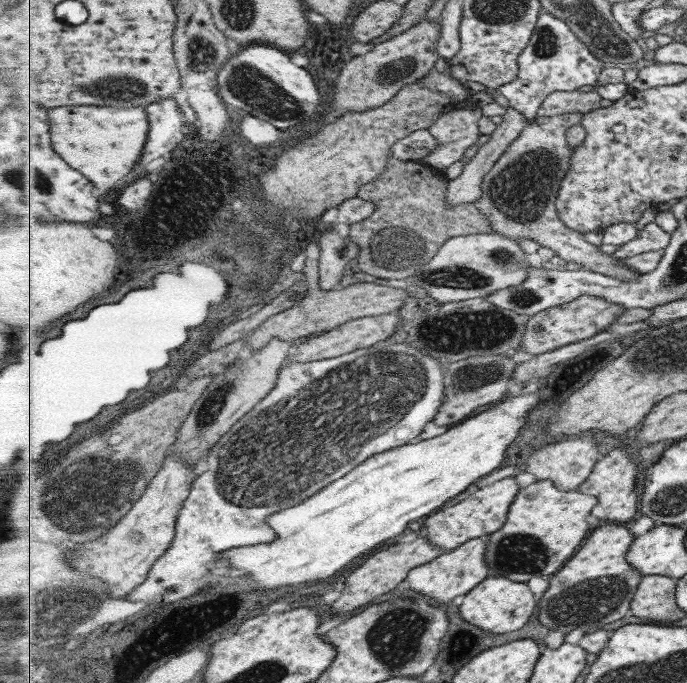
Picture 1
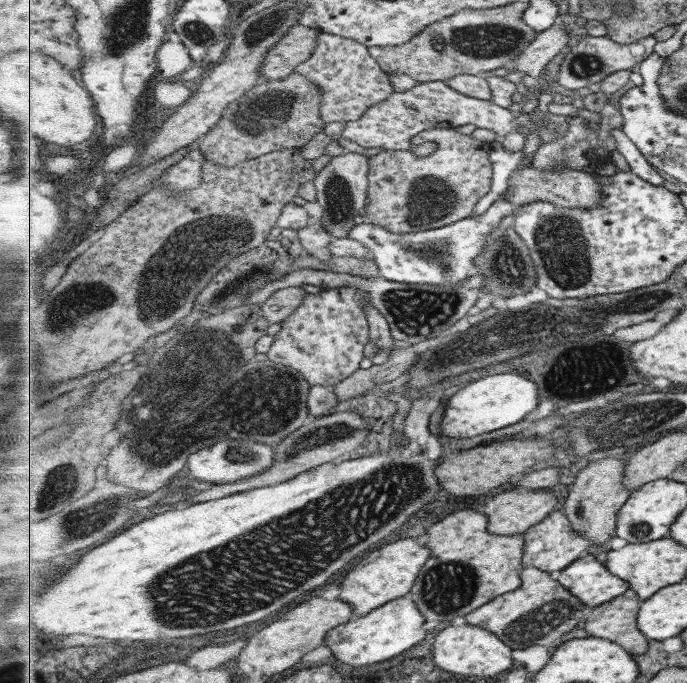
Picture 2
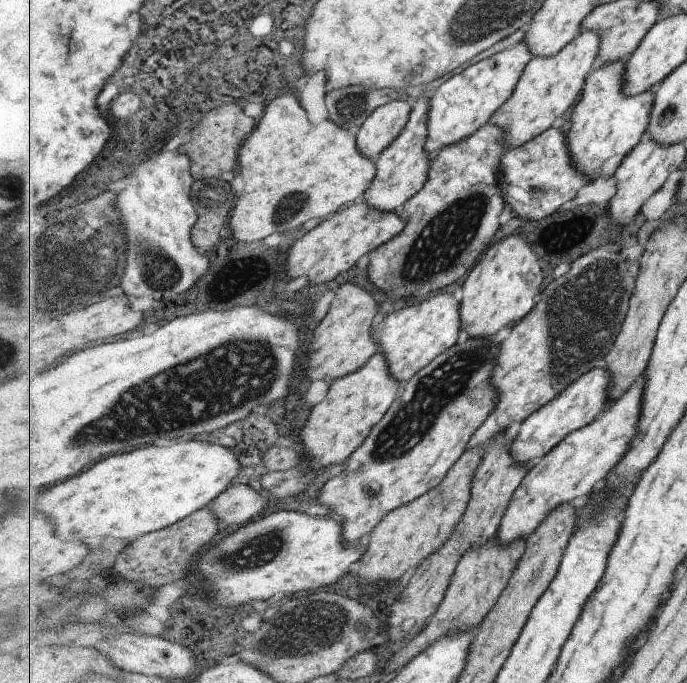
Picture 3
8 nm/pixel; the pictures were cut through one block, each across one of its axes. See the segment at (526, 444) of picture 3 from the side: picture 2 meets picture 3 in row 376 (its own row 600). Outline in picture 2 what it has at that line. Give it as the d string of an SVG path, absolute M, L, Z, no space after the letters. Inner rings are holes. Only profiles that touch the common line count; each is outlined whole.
M584 555L571 564L557 580L593 608L603 603L608 604L631 589L629 582L611 575L602 556Z

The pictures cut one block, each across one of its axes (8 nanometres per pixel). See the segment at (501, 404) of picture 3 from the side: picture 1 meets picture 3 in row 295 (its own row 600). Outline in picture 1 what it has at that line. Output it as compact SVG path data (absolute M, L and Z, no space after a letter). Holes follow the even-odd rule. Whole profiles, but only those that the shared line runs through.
M607 522L594 529L565 567L551 576L550 587L535 610L543 616L539 620L545 622L551 616L555 624L569 626L569 633L576 628L585 629L585 636L628 616L644 578L644 573L628 562L627 552L635 538L624 523Z

